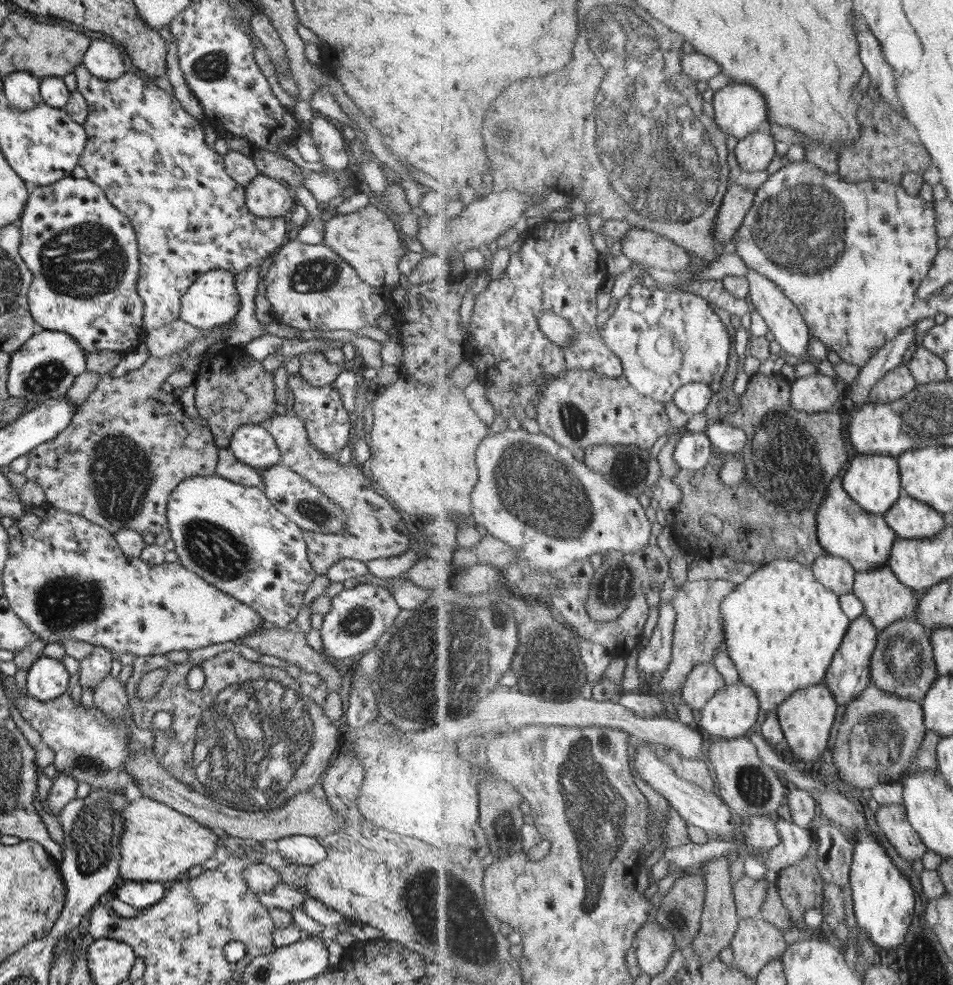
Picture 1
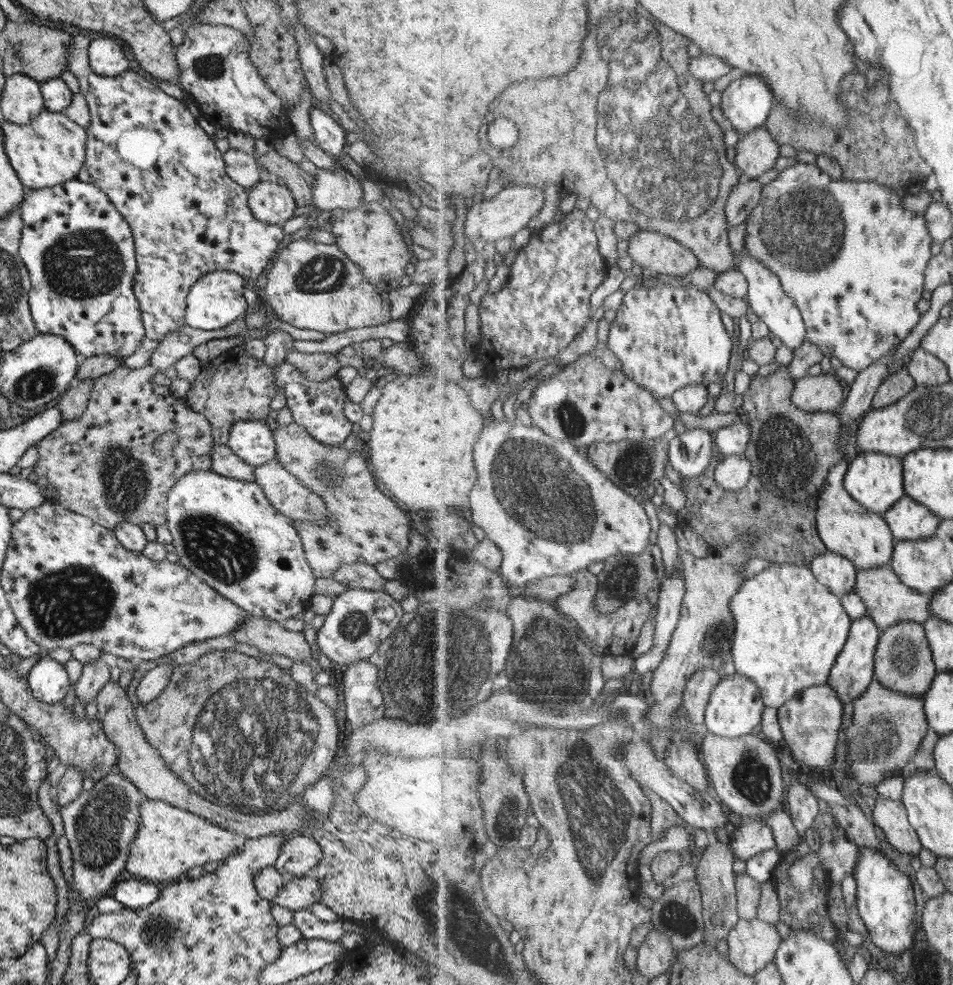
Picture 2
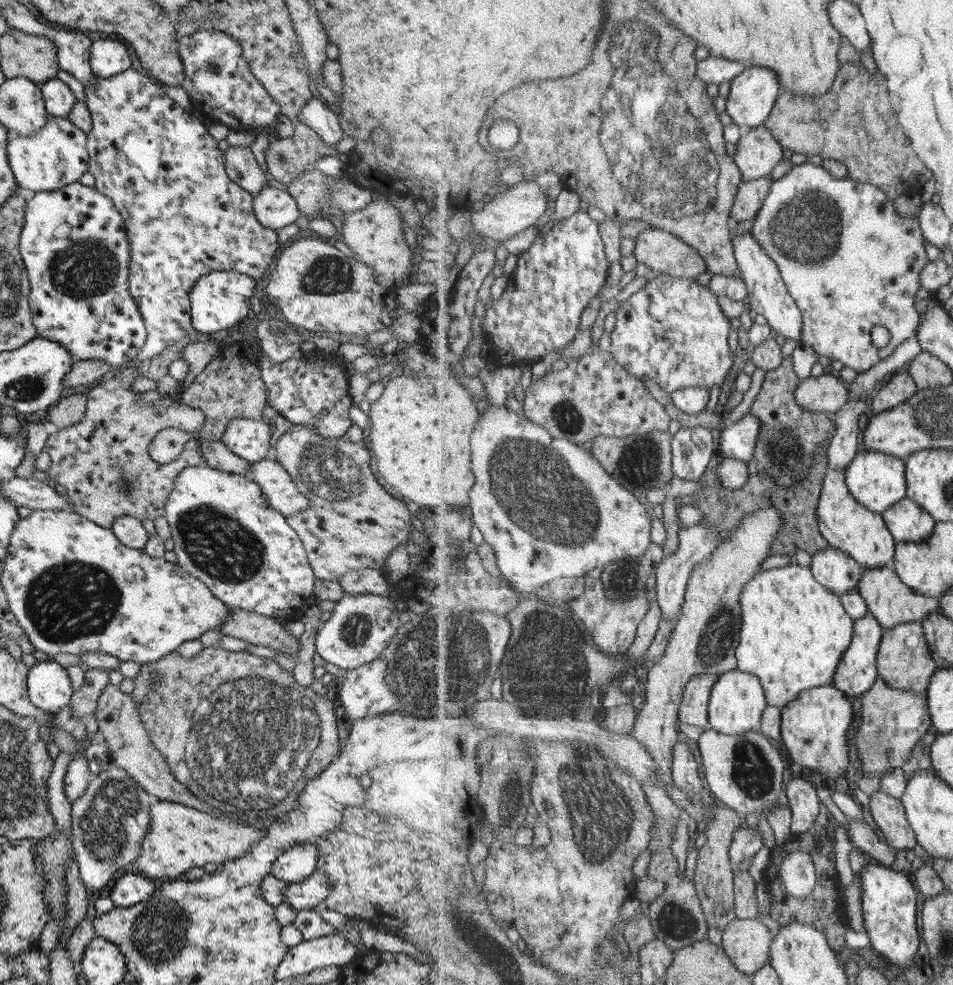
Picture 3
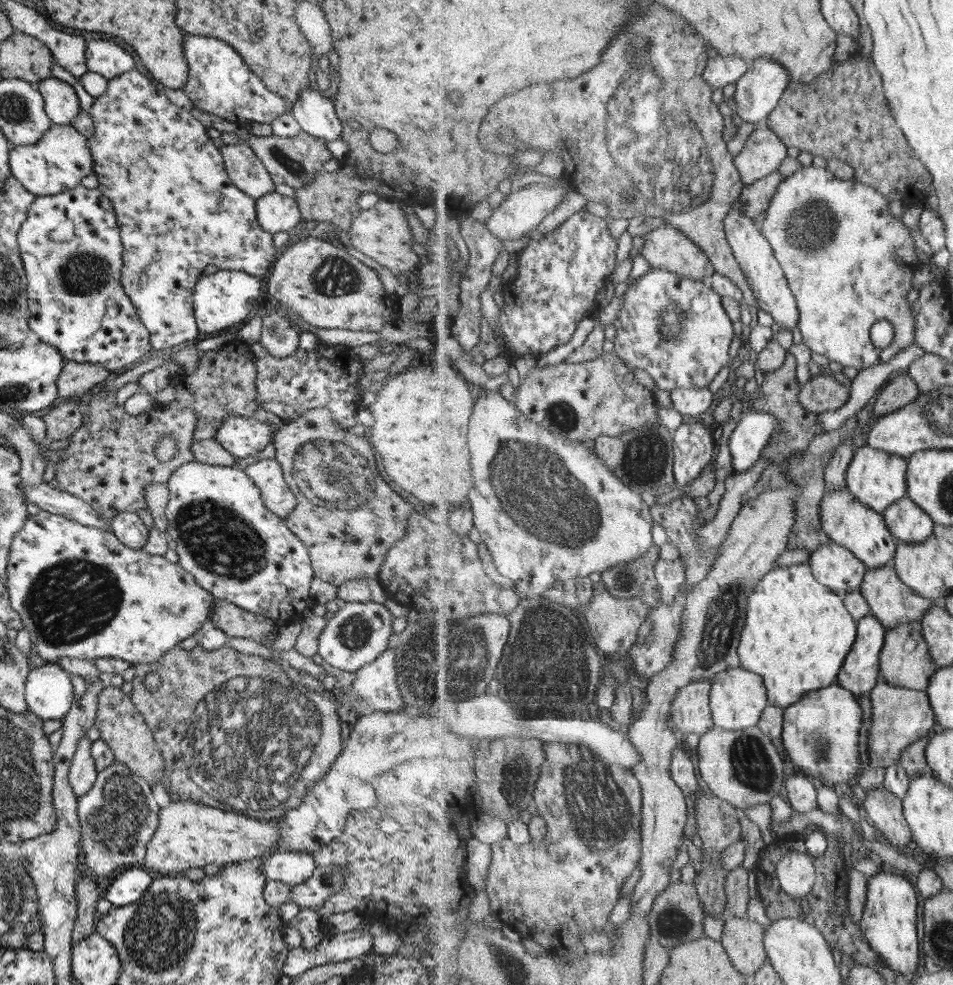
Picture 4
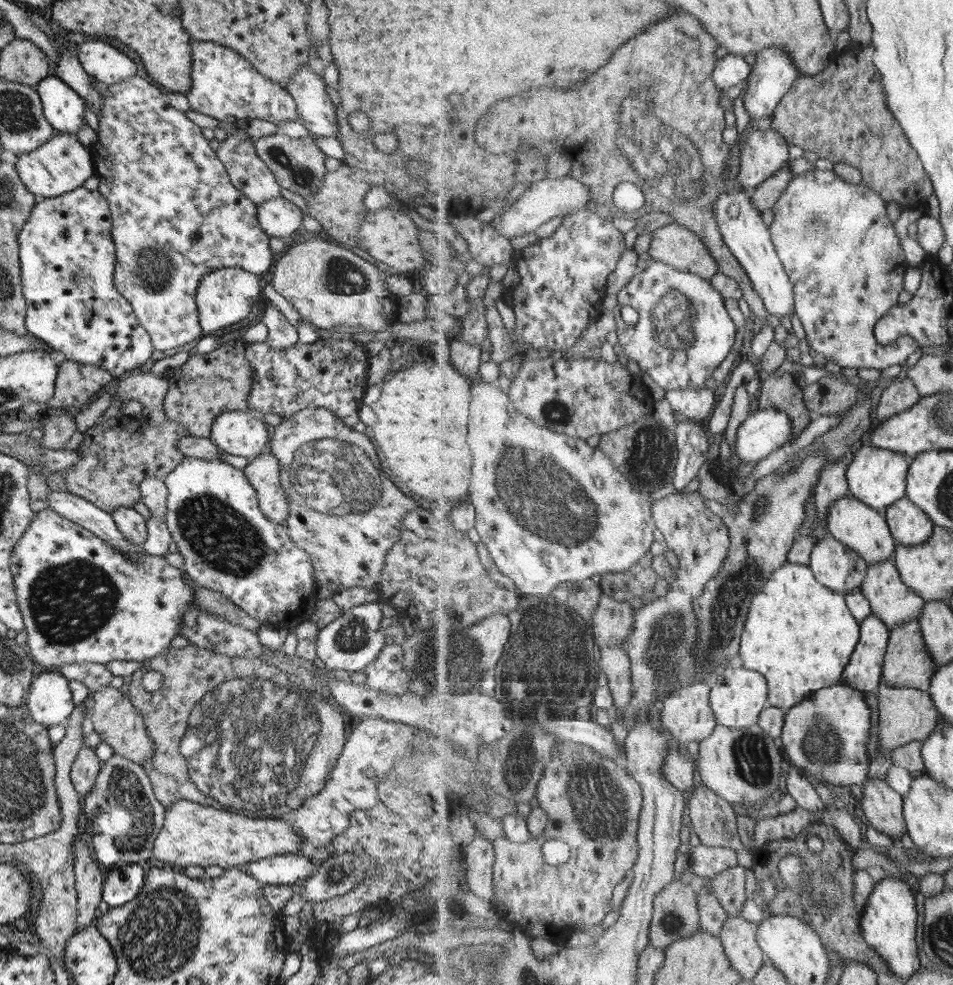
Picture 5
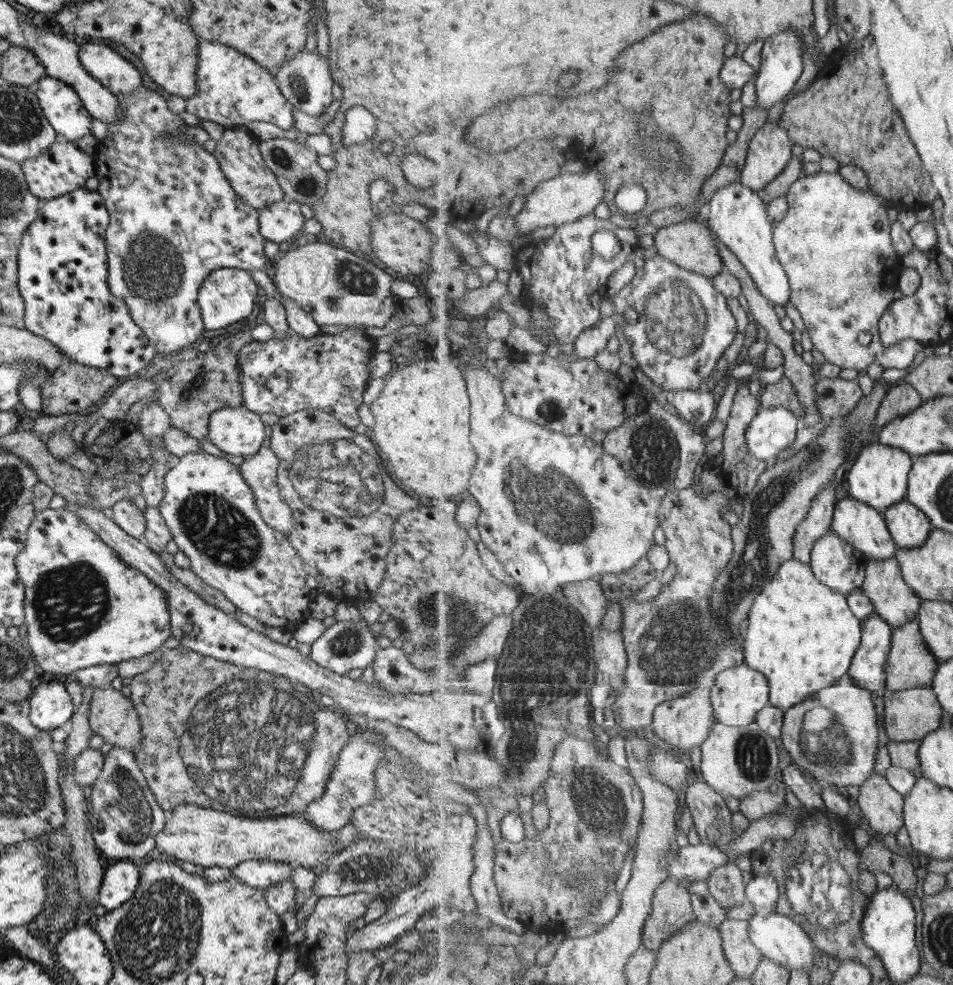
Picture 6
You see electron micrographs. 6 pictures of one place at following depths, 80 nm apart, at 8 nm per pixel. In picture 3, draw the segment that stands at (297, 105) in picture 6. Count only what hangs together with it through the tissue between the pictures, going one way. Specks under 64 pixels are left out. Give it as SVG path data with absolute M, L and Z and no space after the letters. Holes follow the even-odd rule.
M314 95L305 101L299 109L294 120L302 122L311 131L335 151L337 143L343 138L334 109L323 101L321 97Z

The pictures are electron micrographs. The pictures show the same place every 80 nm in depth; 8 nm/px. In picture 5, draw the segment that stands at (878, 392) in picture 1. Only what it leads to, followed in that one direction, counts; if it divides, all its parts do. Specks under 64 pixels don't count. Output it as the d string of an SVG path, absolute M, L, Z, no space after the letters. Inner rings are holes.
M906 377L904 380L895 379L883 392L876 408L877 419L880 423L901 415L916 406L922 399L913 380Z

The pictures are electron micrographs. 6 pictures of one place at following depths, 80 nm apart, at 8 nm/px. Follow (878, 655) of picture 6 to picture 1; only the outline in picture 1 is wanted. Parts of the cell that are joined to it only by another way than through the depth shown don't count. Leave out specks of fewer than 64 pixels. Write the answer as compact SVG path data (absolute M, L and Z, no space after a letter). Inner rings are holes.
M866 612L850 624L847 636L840 650L837 651L836 658L833 659L832 667L828 670L823 683L831 689L839 705L847 706L853 702L872 682L872 656L876 651L880 632Z

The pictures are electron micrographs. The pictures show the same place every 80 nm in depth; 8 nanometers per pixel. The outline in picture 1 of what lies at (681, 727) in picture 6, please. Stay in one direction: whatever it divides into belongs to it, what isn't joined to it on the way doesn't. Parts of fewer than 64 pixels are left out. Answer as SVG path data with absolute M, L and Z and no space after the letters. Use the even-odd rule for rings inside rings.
M702 662L688 676L688 682L685 683L682 689L680 701L686 703L698 715L702 708L715 696L716 692L725 685L725 677L717 672L717 668L715 668L713 663Z

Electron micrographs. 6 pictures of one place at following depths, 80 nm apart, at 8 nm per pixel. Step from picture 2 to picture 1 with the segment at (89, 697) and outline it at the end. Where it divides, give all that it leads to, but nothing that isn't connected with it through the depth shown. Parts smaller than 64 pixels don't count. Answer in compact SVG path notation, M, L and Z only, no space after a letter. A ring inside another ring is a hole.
M94 646L85 658L80 658L77 684L80 689L88 687L92 690L96 683L109 673L111 653L108 648Z

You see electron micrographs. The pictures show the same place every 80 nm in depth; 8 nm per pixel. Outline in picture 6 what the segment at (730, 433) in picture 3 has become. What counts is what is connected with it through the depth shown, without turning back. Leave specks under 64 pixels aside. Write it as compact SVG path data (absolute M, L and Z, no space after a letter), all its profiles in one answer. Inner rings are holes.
M761 408L747 430L749 450L761 460L772 462L795 444L802 421L789 408Z

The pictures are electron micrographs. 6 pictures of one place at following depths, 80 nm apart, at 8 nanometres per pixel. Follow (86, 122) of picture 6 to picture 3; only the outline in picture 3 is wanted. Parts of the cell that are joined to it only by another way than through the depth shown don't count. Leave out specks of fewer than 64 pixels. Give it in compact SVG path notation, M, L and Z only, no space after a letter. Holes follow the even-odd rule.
M52 78L39 85L44 109L48 116L66 118L70 108L75 104L71 90L61 80Z

